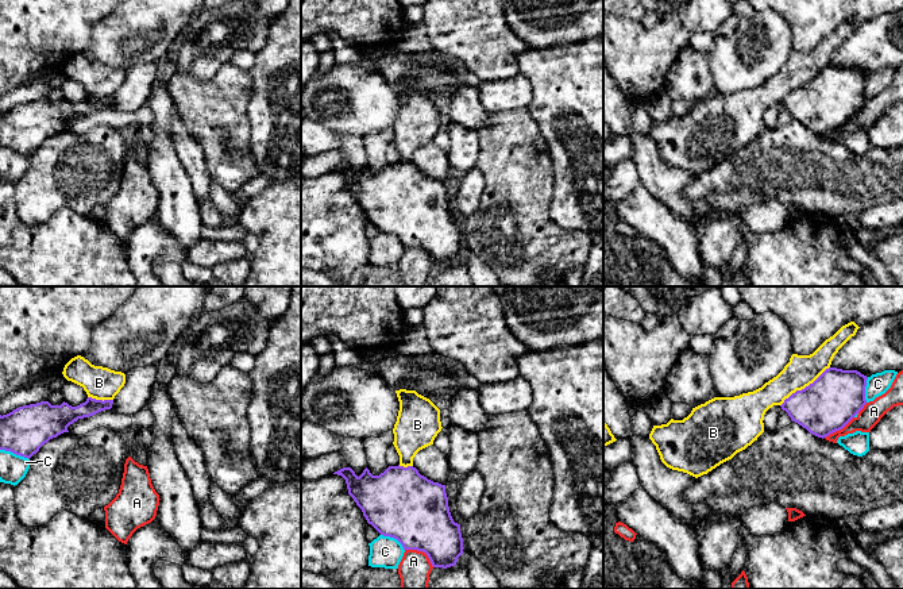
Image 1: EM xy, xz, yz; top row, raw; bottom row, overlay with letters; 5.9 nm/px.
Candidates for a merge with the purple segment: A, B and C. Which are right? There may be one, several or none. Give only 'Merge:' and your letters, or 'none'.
Merge: none

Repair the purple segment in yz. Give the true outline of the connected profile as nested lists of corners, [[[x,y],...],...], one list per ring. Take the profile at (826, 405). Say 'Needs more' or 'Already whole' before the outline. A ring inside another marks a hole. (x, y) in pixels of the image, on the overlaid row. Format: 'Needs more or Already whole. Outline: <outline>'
Already whole. Outline: [[[829,367],[780,407],[792,421],[823,439],[842,430],[864,408],[867,380],[857,370]]]

